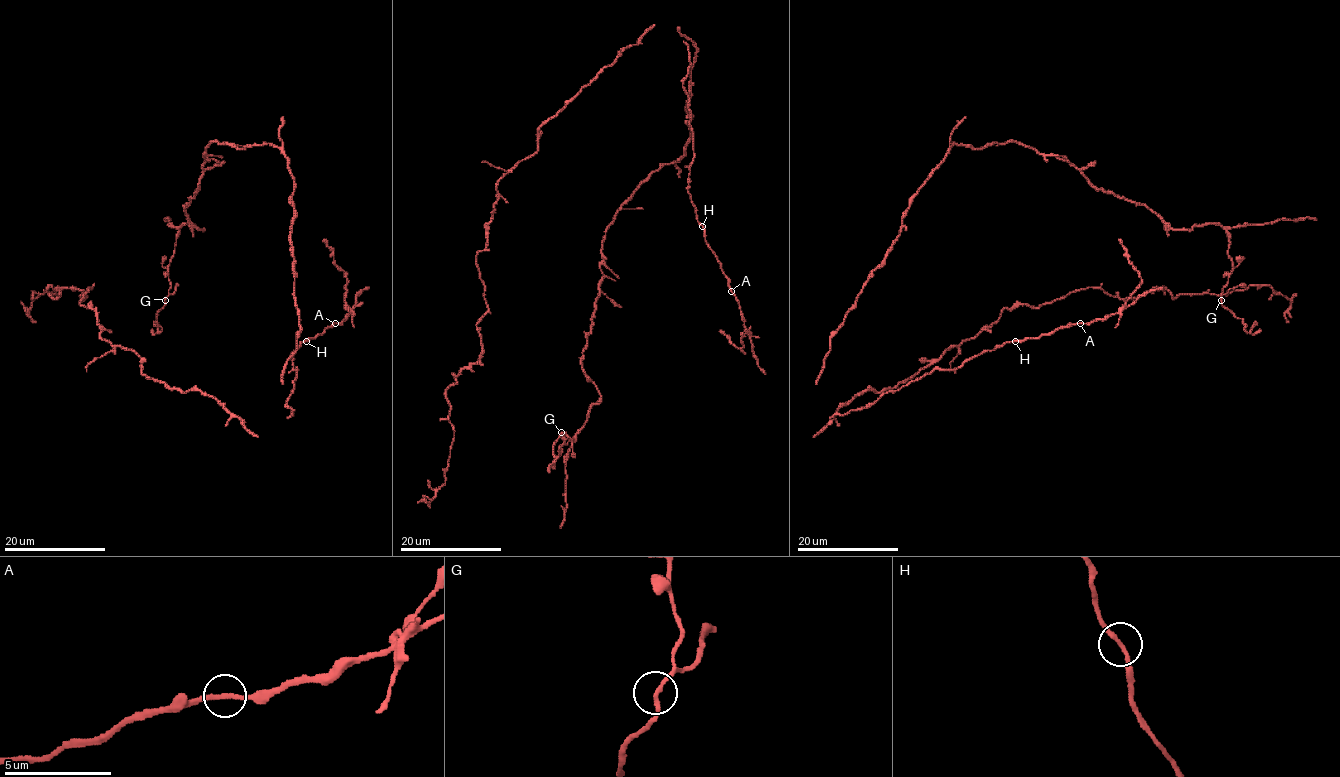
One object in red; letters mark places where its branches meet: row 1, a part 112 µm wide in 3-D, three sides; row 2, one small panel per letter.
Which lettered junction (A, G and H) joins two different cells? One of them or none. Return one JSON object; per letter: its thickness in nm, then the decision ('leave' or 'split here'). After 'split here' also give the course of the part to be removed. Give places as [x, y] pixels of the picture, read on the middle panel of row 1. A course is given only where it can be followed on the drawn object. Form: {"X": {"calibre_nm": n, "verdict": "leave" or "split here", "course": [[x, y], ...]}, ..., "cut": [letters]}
{"A": {"calibre_nm": 200, "verdict": "split here", "course": [[731, 291], [739, 305], [745, 332], [741, 336], [743, 353], [720, 330]]}, "G": {"calibre_nm": 220, "verdict": "leave"}, "H": {"calibre_nm": 200, "verdict": "leave"}, "cut": ["A"]}

